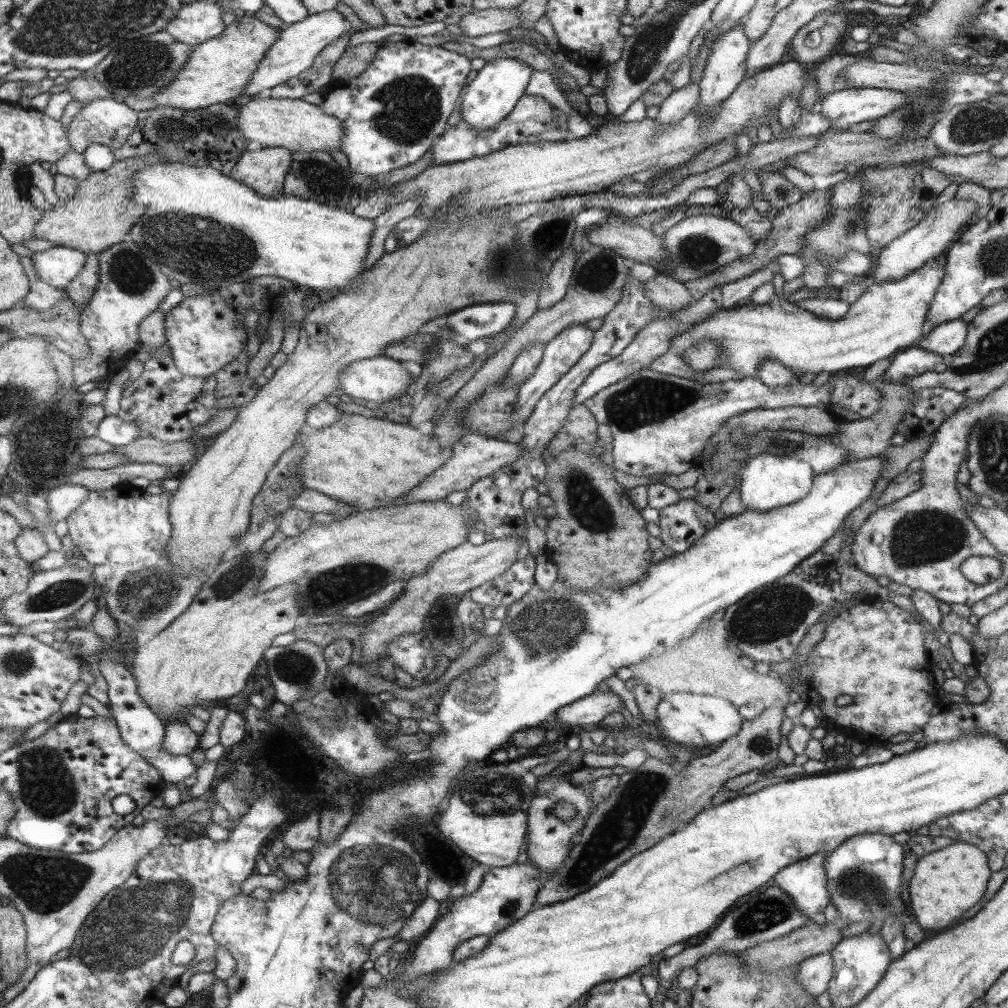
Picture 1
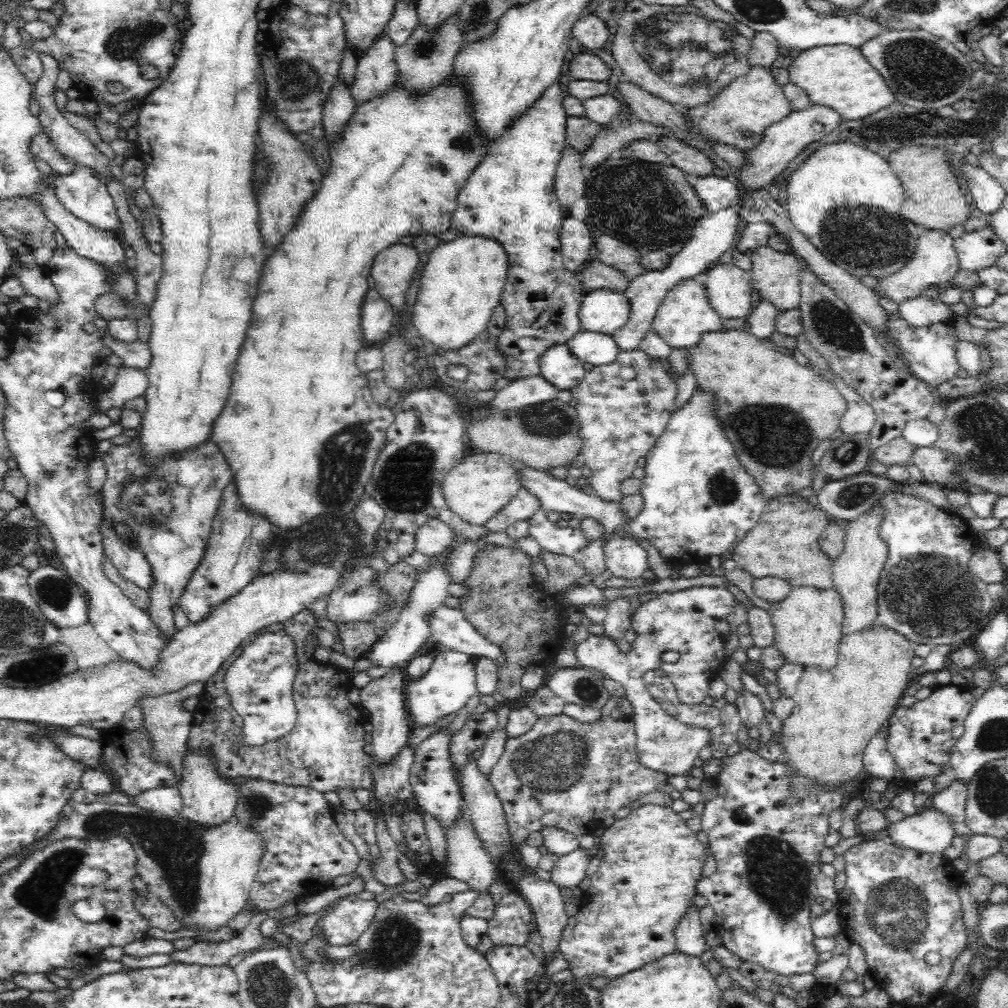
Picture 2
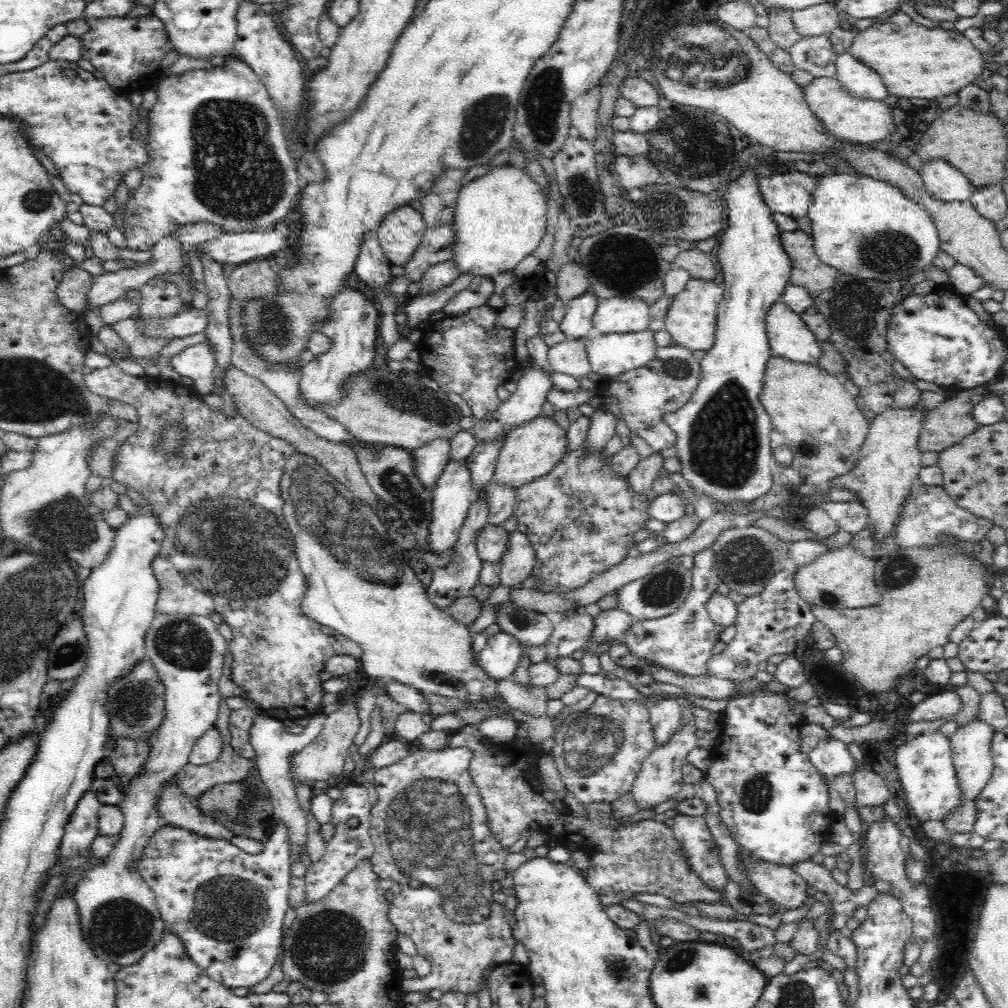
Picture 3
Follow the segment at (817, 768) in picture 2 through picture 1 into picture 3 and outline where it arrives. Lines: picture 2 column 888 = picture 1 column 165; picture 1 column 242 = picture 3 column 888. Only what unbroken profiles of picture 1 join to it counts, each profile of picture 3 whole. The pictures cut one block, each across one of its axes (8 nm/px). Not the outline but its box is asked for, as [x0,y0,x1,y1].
[811,548,990,692]

